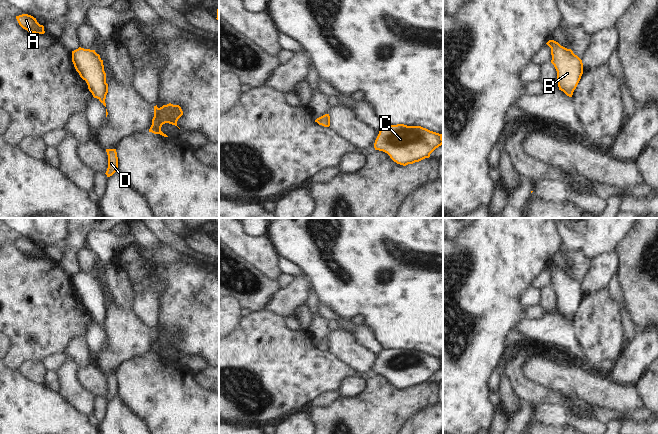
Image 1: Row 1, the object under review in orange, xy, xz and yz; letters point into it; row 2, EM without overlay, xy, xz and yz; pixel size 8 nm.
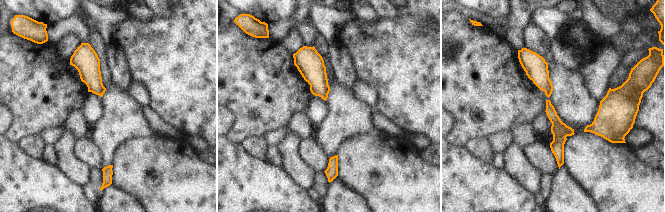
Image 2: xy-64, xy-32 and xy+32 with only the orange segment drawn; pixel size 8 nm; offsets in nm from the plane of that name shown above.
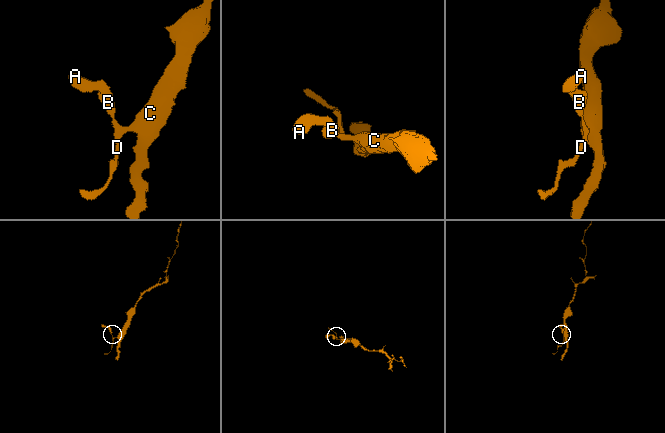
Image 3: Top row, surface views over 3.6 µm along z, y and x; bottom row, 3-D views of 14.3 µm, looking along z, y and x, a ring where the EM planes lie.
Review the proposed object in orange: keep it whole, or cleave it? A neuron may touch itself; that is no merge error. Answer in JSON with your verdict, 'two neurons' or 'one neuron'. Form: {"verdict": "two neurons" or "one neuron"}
{"verdict": "one neuron"}

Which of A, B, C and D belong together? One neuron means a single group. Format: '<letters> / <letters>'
A B C D

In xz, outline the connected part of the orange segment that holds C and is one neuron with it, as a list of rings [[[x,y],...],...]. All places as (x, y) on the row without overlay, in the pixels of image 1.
[[[385,349],[375,364],[375,374],[387,377],[397,388],[406,390],[429,382],[443,368],[442,358],[421,350]]]

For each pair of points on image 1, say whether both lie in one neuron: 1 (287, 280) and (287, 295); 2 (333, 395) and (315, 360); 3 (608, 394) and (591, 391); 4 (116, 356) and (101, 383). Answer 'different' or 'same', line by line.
1: different
2: different
3: same
4: different

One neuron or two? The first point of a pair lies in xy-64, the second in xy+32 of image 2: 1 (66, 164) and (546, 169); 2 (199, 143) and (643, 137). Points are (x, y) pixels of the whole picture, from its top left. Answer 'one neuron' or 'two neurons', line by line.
1: two neurons
2: one neuron

